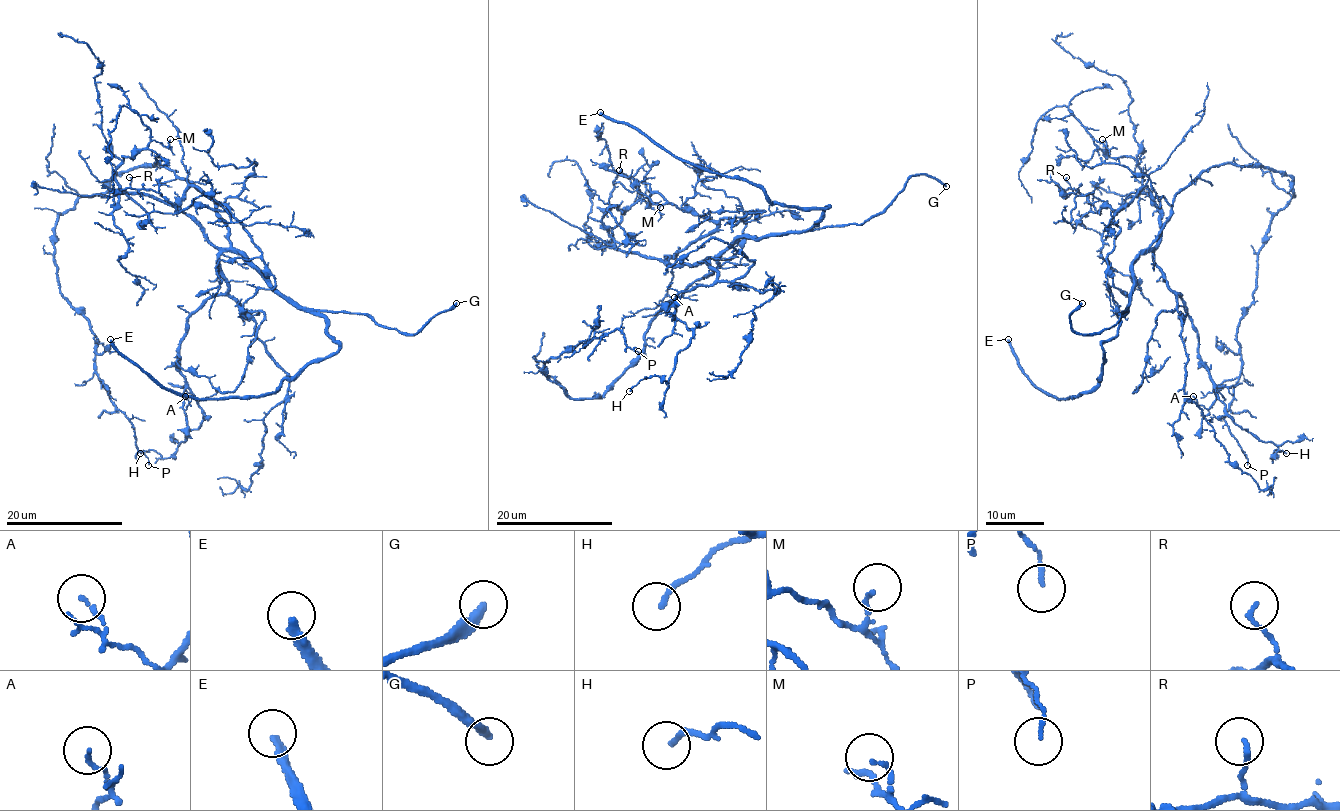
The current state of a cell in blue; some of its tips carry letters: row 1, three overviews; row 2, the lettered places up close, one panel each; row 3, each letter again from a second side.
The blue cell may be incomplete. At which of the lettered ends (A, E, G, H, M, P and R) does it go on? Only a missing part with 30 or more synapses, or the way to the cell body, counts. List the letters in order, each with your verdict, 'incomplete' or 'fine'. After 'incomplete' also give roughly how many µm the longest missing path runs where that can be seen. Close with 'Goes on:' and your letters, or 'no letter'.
A: fine
E: incomplete; missing 120 µm
G: fine
H: fine
M: fine
P: fine
R: fine
Goes on: E

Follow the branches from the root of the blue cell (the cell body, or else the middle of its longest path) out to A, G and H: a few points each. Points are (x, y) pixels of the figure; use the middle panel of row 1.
A: (692, 284), (720, 255), (709, 258), (717, 273), (709, 286), (668, 303), (673, 321), (674, 297)
G: (692, 284), (709, 274), (720, 256), (741, 238), (862, 224), (887, 205), (911, 176), (928, 175), (946, 186)
H: (692, 284), (720, 255), (709, 286), (668, 303), (692, 331), (670, 378), (629, 391)

